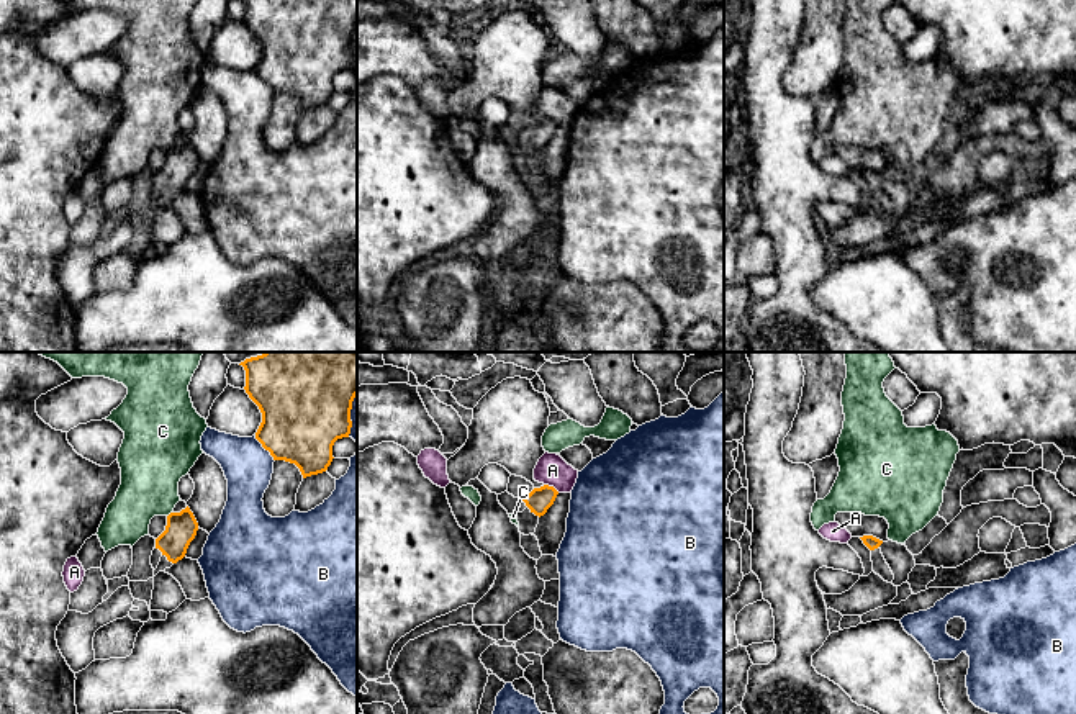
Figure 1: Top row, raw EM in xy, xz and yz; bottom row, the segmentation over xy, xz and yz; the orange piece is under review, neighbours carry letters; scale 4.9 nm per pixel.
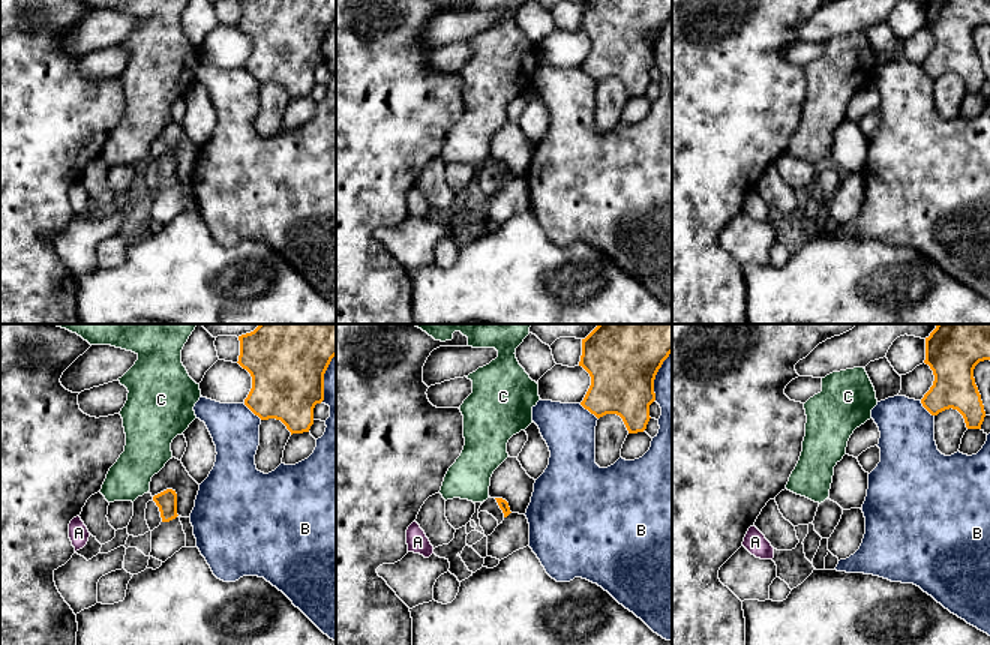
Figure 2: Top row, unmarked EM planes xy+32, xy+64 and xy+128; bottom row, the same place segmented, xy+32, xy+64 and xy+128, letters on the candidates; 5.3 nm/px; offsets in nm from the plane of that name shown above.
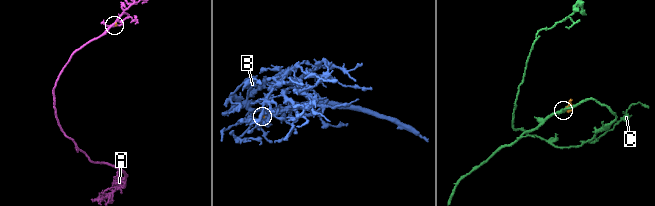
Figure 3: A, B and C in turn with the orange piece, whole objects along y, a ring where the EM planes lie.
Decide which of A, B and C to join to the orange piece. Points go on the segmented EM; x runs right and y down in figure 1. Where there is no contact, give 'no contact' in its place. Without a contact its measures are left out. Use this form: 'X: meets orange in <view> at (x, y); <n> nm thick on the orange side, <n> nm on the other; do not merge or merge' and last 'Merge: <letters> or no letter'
A: meets orange in xz at (552, 487); 120 nm thick on the orange side, 150 nm on the other; do not merge
B: meets orange in xy at (266, 449); 400 nm thick on the orange side, 240 nm on the other; do not merge
C: meets orange in xy at (169, 515); 150 nm thick on the orange side, 300 nm on the other; do not merge
Merge: no letter

